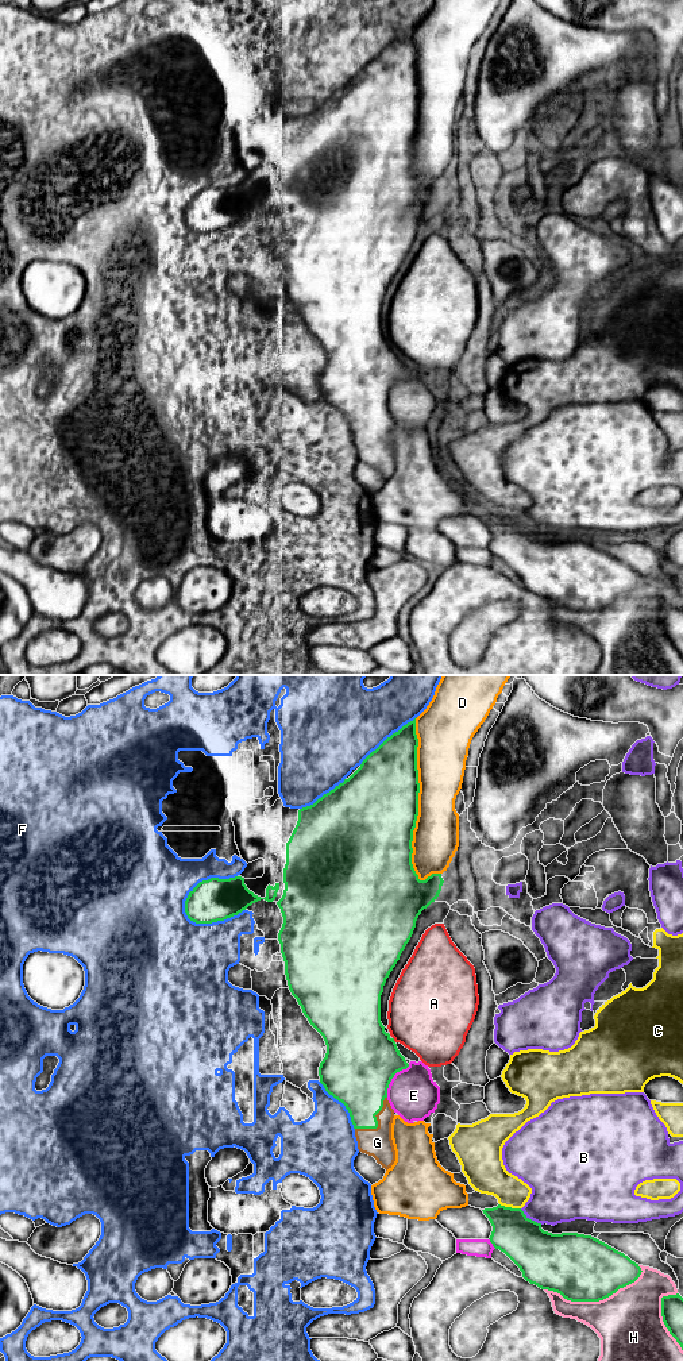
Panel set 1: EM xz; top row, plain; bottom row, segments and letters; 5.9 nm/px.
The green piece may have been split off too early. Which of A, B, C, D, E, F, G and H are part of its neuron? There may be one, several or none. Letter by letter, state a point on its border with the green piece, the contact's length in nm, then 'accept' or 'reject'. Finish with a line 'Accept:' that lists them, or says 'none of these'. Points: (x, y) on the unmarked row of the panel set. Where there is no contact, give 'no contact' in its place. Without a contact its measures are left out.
A: contact xz (393, 349); length 40 nm; reject
B: contact xz (531, 528); length 160 nm; reject
C: contact xz (510, 516); length 130 nm; reject
D: contact xz (417, 110); length 1000 nm; reject
E: contact xz (392, 386); length 240 nm; reject
F: contact xz (200, 191); length 400 nm; reject
G: contact xz (377, 431); length 280 nm; accept
H: contact xz (594, 609); length 600 nm; reject
Accept: G

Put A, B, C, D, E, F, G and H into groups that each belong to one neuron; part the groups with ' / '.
A / B / C / D / E / F / G / H

